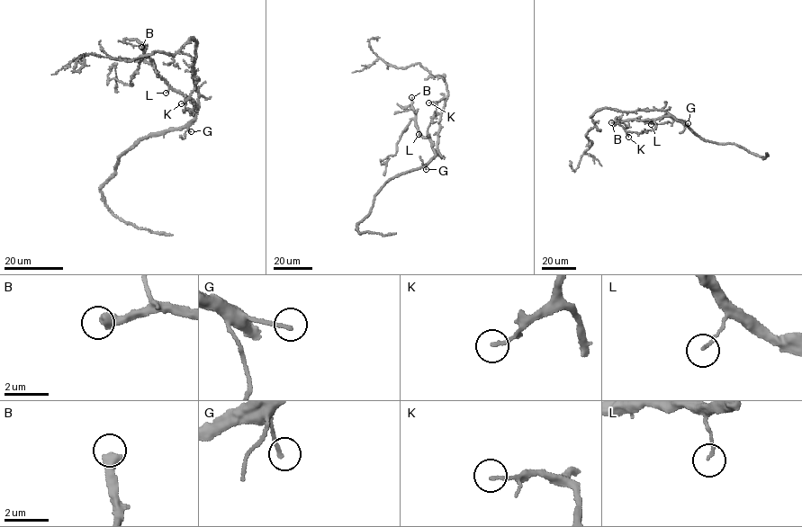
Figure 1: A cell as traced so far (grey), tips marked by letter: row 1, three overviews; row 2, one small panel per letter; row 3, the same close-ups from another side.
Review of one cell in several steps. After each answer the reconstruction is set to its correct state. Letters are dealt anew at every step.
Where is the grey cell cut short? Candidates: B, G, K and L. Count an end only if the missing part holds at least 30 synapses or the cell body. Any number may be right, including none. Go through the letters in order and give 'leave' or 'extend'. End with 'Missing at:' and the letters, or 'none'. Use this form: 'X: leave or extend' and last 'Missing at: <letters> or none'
B: extend
G: leave
K: leave
L: leave
Missing at: B

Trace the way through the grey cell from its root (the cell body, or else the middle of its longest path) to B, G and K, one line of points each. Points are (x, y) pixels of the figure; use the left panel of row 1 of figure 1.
B: (196, 89), (199, 98), (196, 104), (187, 96), (176, 92), (161, 77), (141, 47)
G: (196, 89), (198, 105), (188, 126), (191, 131)
K: (196, 89), (198, 104), (186, 96), (185, 109), (183, 110), (192, 111), (192, 99), (181, 103)

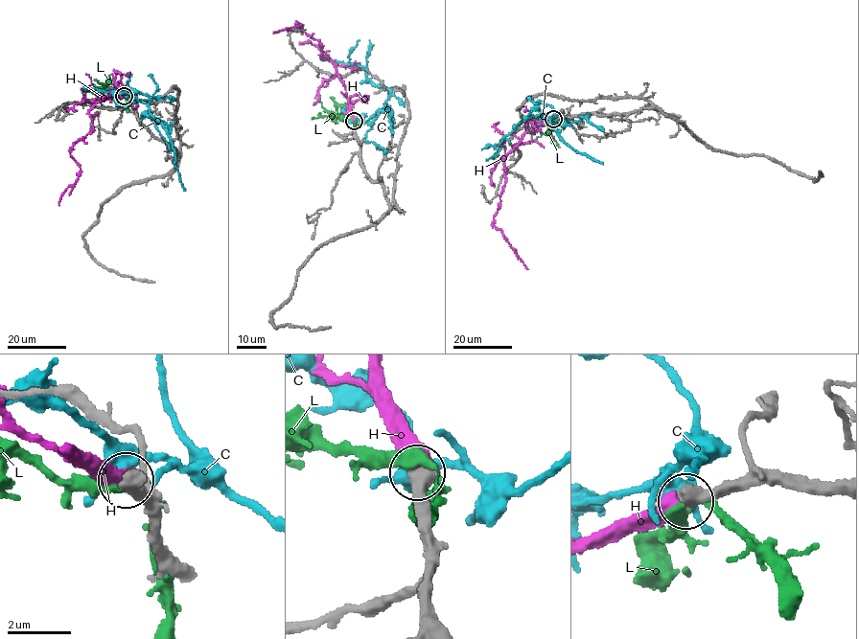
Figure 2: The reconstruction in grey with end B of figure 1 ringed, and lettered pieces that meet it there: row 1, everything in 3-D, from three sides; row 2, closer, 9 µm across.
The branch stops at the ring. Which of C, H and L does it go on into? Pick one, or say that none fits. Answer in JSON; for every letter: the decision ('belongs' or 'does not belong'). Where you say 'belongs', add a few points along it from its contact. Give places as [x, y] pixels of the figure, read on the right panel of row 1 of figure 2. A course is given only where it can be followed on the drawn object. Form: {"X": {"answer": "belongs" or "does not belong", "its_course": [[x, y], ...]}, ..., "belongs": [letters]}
{"C": {"answer": "does not belong"}, "H": {"answer": "belongs", "its_course": [[553, 119], [533, 125], [508, 152], [500, 202], [494, 217], [494, 225], [527, 269]]}, "L": {"answer": "does not belong"}, "belongs": ["H"]}

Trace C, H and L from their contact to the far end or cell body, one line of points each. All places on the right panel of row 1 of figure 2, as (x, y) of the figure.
C: (554, 119), (552, 116), (554, 115), (548, 119), (541, 113), (524, 117), (503, 137), (501, 146), (494, 155)
H: (553, 119), (533, 125), (508, 152), (500, 202), (494, 217), (494, 225), (527, 269)
L: (554, 119), (547, 125), (558, 148)

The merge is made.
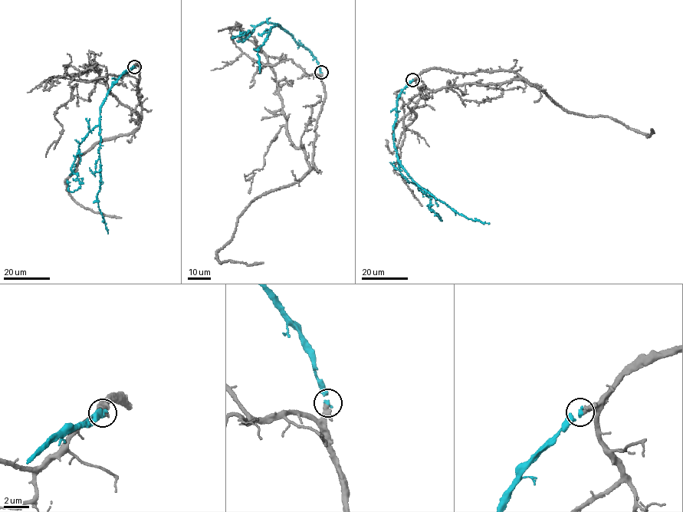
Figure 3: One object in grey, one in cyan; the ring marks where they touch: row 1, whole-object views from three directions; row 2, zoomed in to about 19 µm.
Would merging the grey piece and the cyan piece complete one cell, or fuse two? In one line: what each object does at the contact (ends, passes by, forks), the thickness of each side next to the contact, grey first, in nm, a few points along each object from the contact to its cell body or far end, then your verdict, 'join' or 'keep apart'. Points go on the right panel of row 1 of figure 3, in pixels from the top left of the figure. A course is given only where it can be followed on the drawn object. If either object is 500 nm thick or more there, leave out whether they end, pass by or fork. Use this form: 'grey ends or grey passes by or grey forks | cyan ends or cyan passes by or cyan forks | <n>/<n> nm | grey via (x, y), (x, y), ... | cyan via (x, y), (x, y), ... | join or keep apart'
grey passes by | cyan ends | 340/280 nm | grey via (412, 80), (438, 68), (511, 70), (520, 77), (444, 86), (426, 93), (406, 114), (395, 171), (422, 206) | cyan via (412, 80), (405, 87), (398, 100), (393, 133), (397, 159), (408, 175), (422, 188), (464, 216), (489, 223) | join

